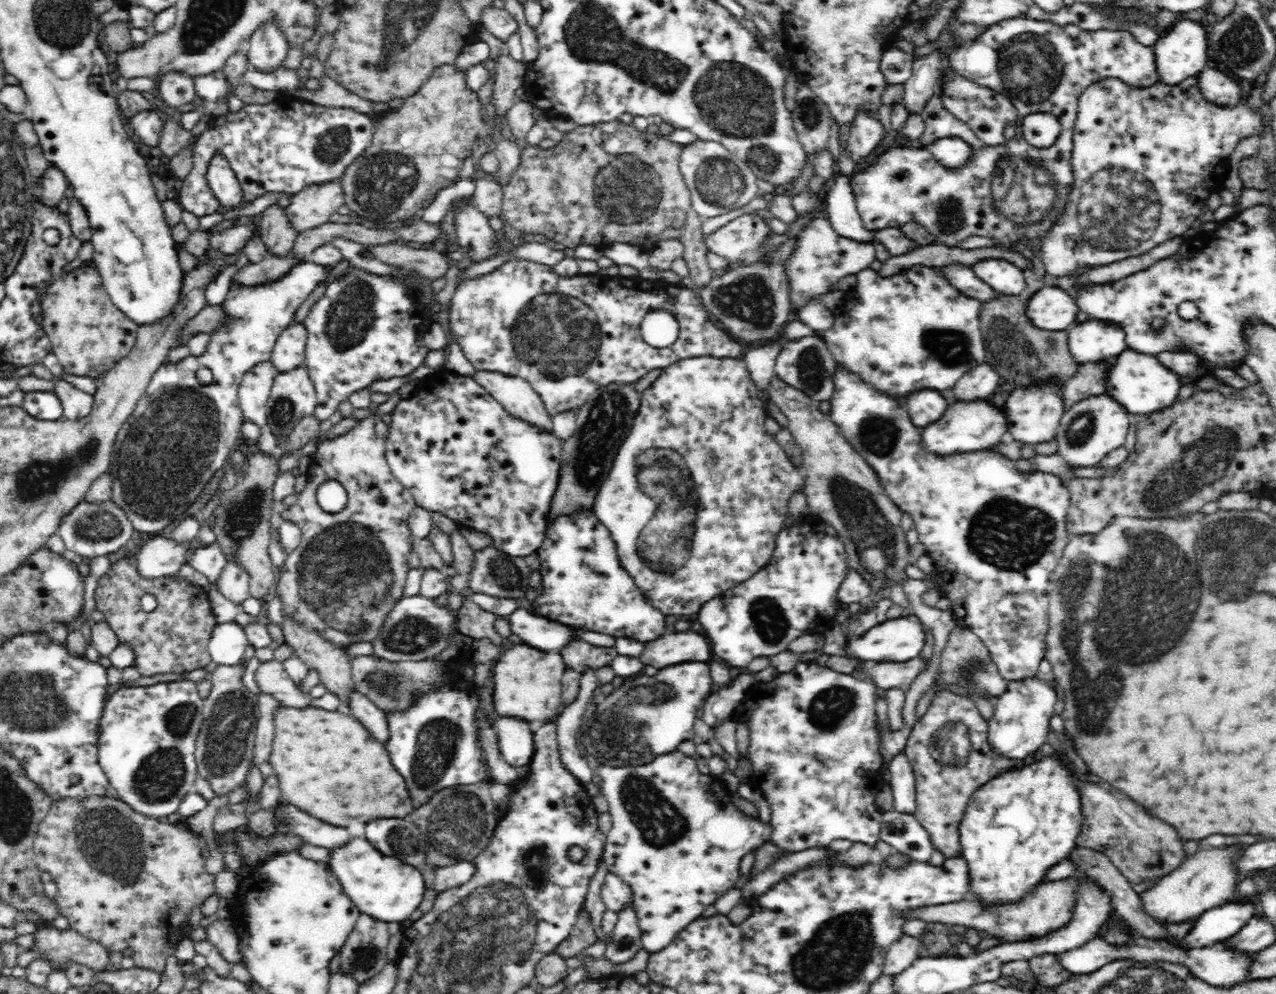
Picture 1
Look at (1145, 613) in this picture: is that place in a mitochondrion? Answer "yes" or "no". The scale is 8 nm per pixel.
yes

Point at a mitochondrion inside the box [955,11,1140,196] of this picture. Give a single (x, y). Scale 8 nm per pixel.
(1030, 67)

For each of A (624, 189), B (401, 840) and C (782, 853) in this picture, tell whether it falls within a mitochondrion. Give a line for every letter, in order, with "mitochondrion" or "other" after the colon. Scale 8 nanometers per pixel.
A: mitochondrion
B: mitochondrion
C: other

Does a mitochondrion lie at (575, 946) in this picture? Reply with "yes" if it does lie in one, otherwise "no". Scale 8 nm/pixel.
no

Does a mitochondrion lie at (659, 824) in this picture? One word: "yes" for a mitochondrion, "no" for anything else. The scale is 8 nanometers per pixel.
yes

